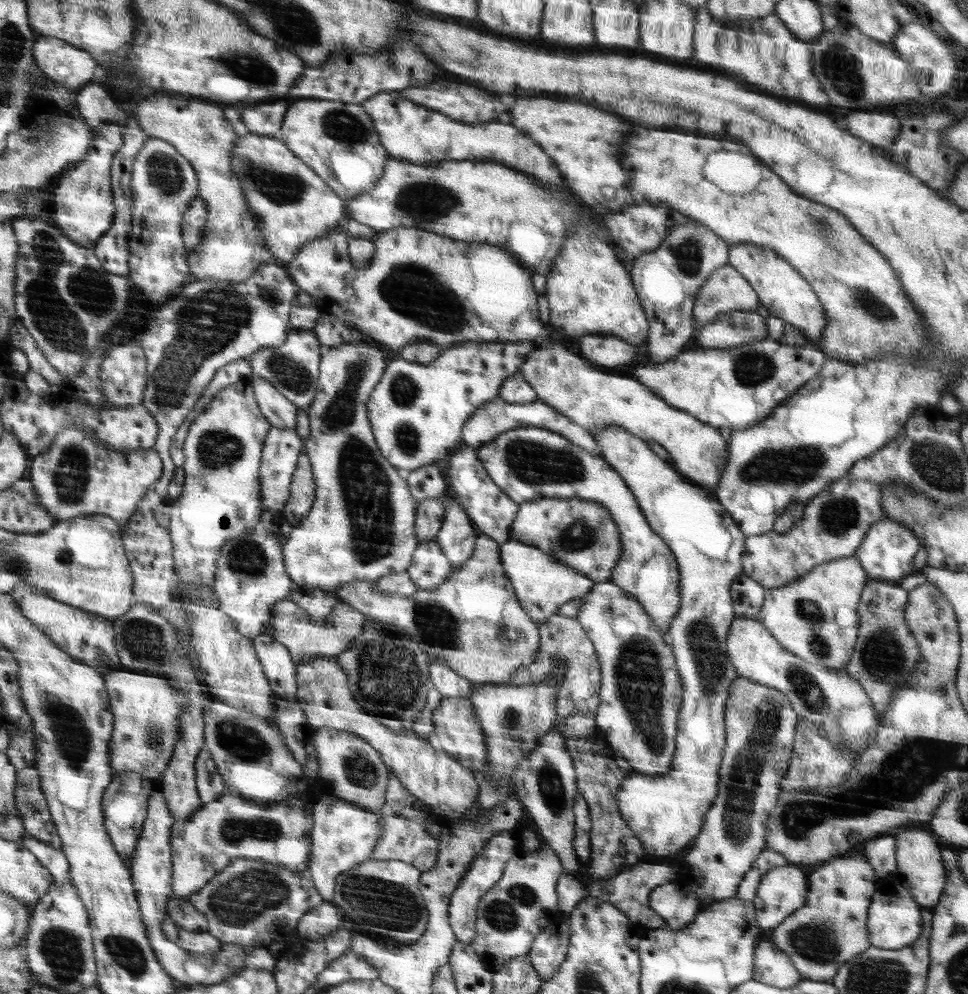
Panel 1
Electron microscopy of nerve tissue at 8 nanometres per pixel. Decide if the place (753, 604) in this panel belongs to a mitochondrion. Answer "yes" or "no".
no

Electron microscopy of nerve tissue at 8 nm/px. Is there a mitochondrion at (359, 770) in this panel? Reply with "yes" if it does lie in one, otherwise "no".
yes

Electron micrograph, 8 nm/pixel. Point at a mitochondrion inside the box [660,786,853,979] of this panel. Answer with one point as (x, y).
(816, 941)

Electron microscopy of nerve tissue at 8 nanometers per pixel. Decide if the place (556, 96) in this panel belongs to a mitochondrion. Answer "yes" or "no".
no

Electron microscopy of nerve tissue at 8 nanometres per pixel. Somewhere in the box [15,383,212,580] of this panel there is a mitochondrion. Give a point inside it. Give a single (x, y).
(71, 476)

